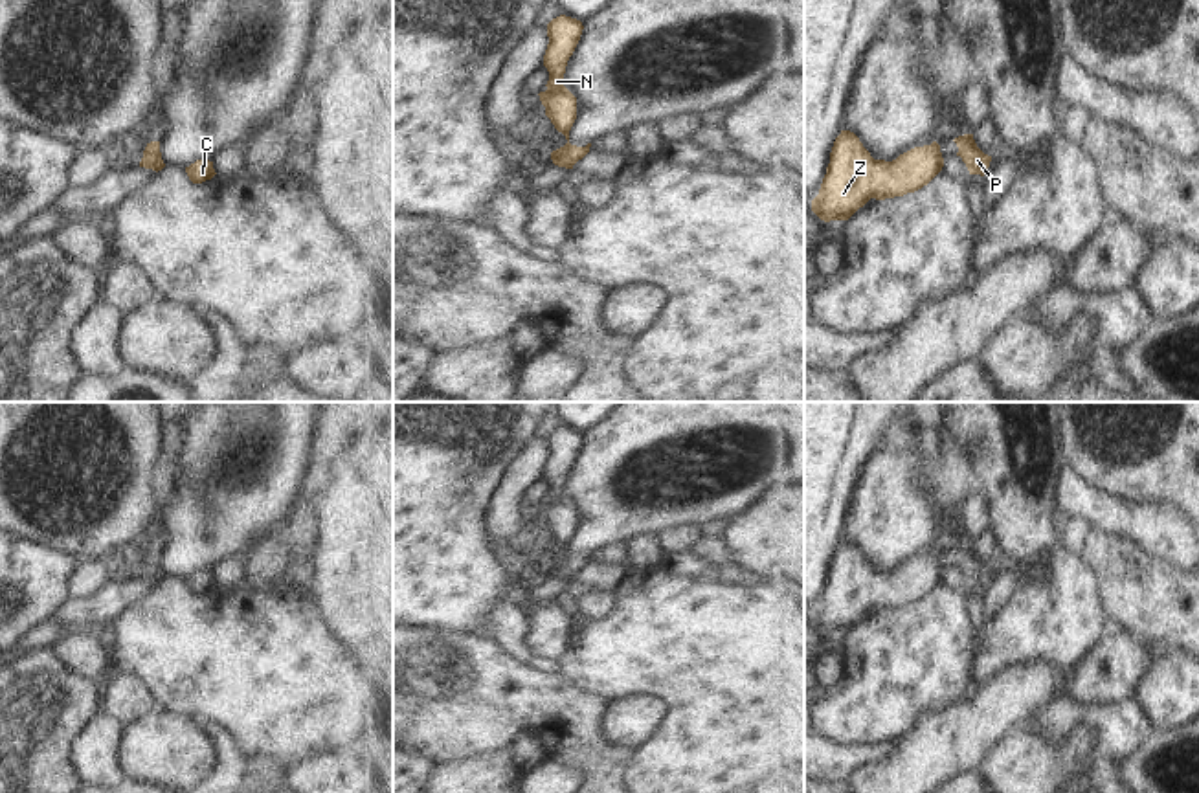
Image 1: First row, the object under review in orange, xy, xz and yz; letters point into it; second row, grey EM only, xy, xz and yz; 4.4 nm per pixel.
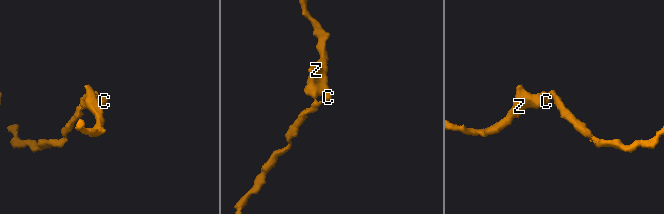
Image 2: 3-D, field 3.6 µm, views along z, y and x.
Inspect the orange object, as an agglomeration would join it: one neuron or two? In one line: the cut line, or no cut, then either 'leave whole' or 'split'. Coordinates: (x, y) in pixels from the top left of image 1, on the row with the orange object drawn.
cut in xz along (568, 131), (564, 134); split

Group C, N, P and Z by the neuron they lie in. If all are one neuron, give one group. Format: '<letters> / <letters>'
C N Z / P

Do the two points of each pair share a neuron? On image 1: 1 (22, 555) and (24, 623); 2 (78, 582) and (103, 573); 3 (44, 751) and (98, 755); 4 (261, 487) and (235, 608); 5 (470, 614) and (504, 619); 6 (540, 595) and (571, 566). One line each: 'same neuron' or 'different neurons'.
1: same neuron
2: same neuron
3: different neurons
4: different neurons
5: different neurons
6: different neurons

